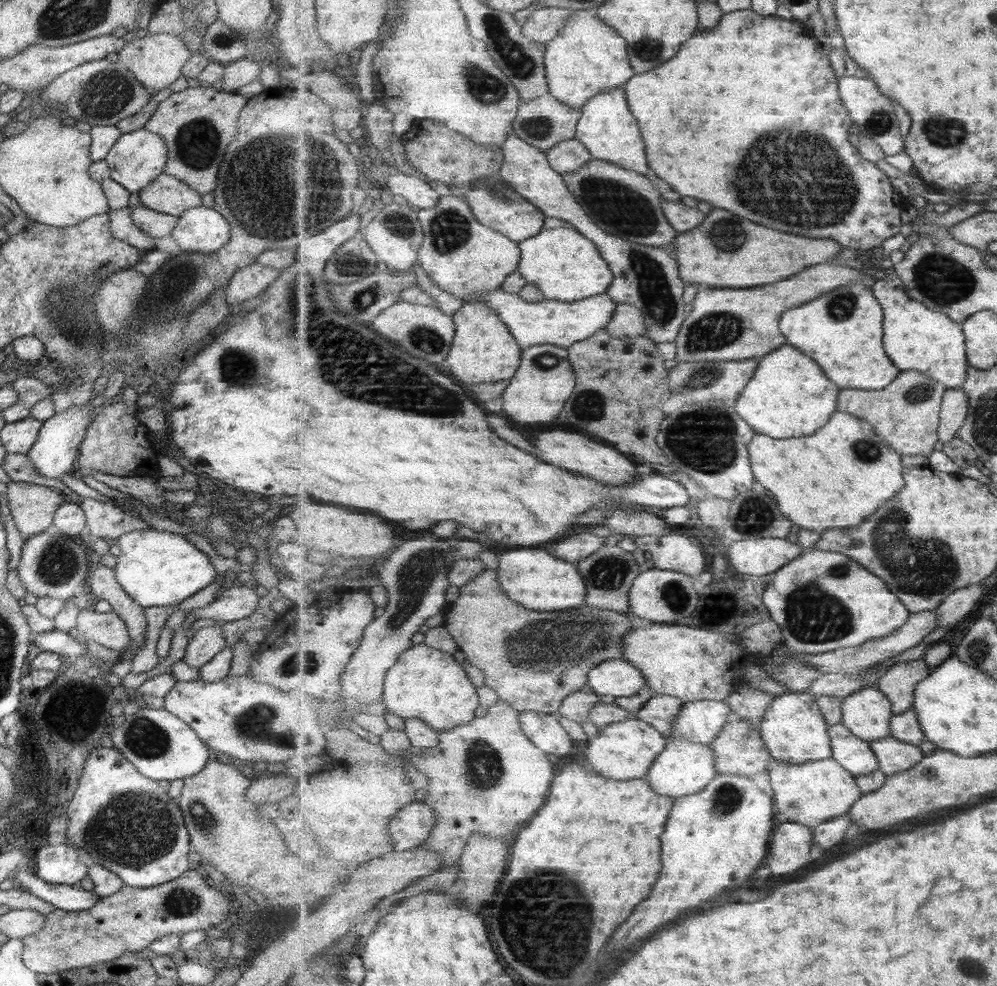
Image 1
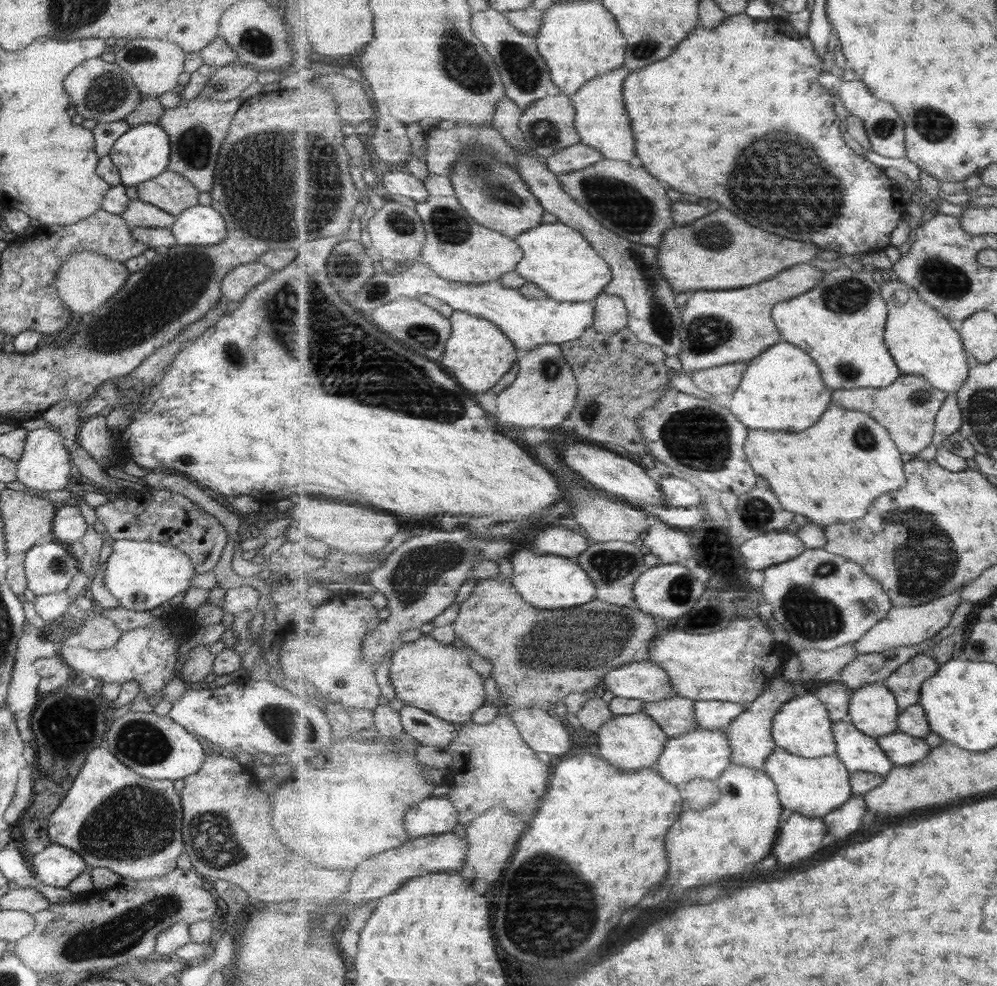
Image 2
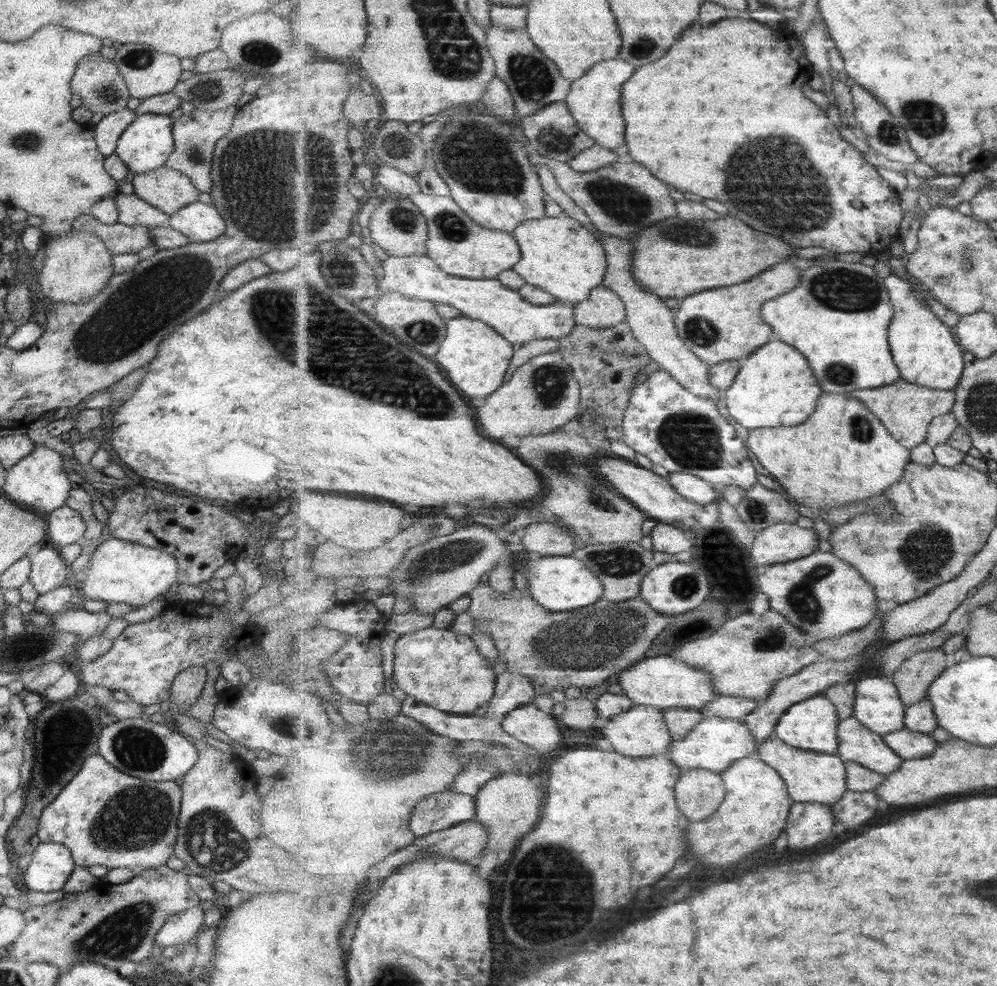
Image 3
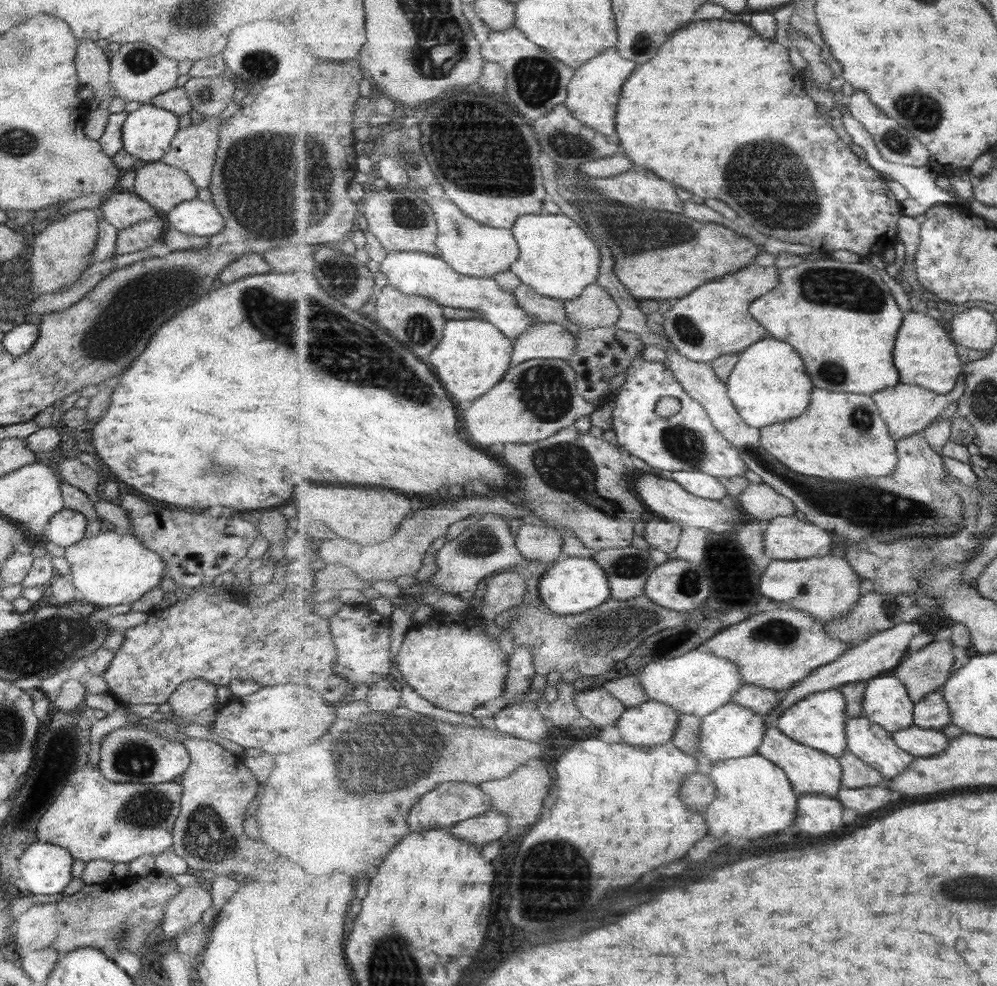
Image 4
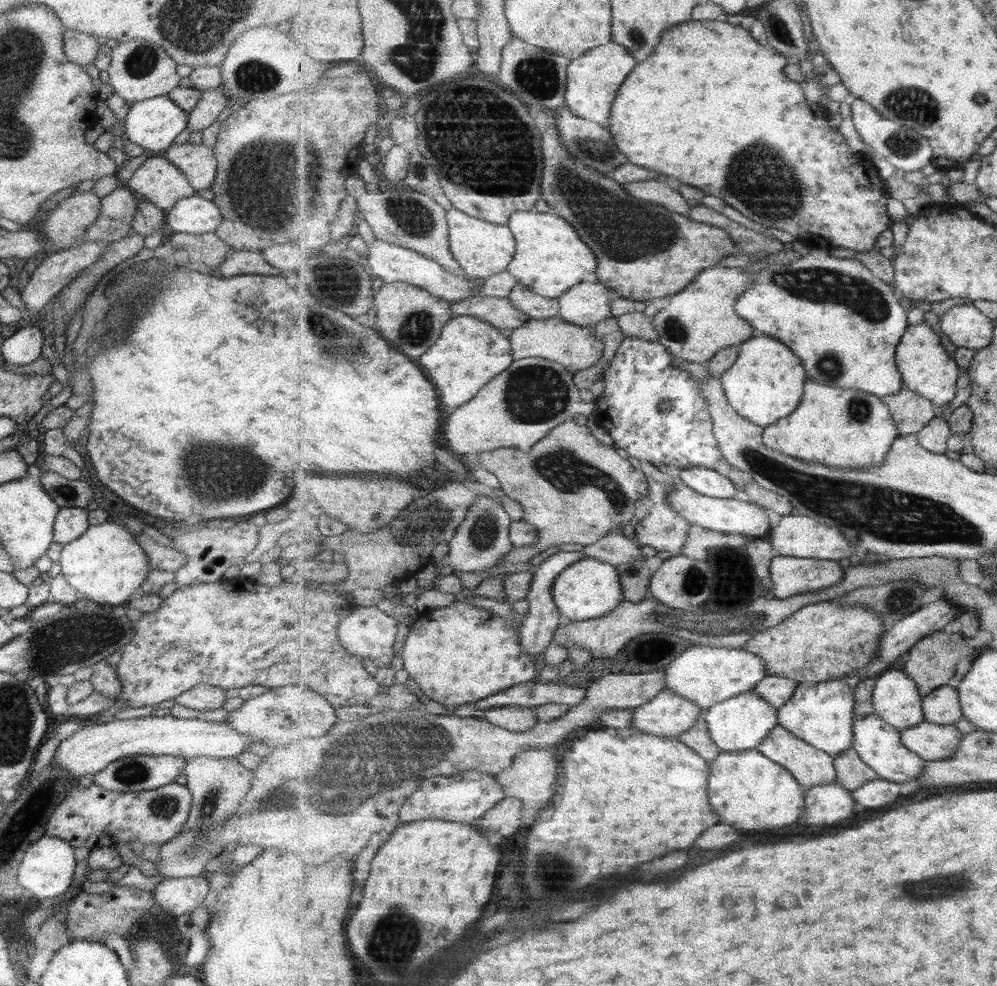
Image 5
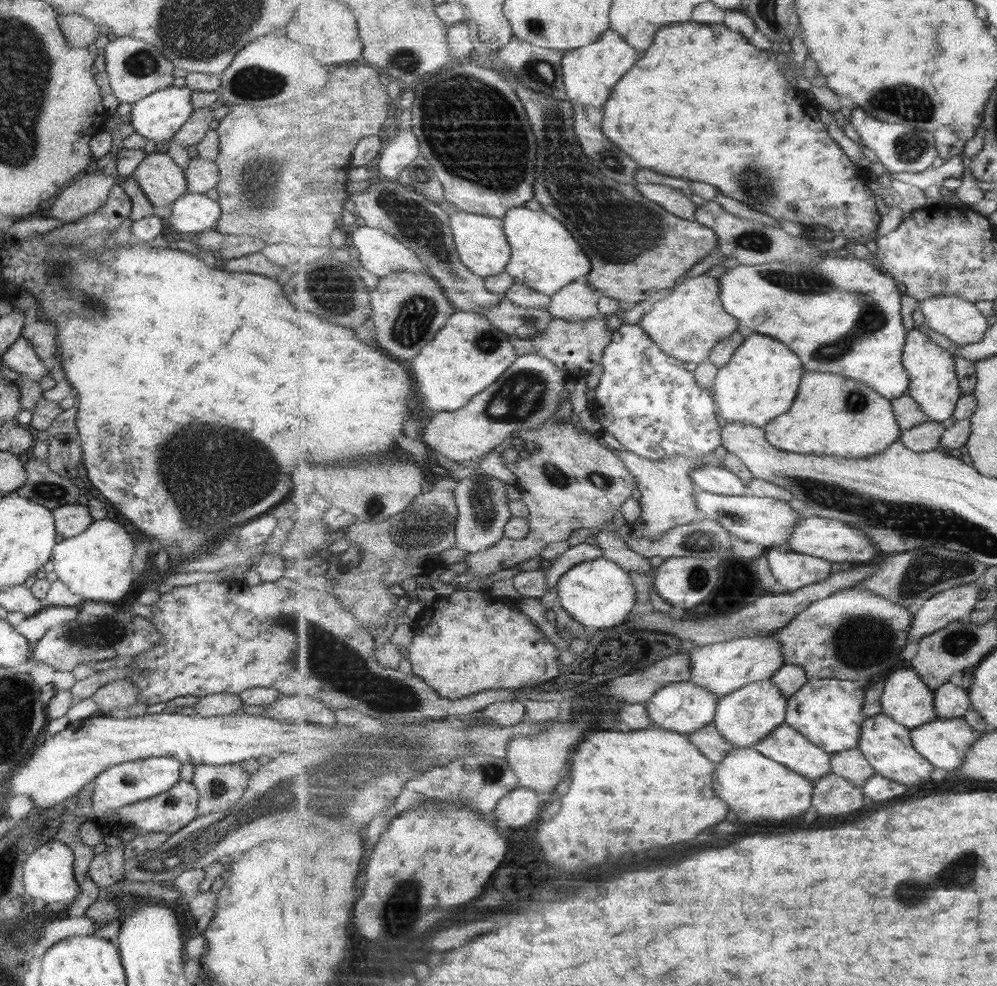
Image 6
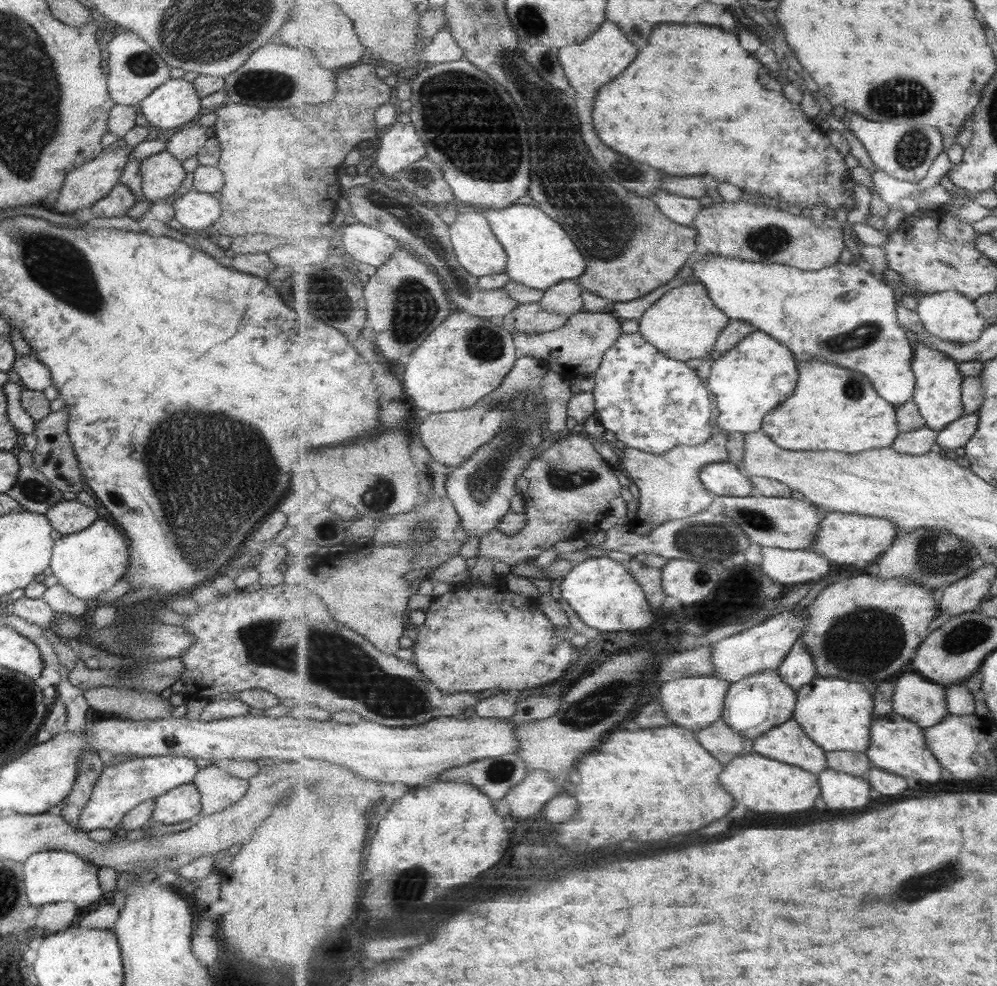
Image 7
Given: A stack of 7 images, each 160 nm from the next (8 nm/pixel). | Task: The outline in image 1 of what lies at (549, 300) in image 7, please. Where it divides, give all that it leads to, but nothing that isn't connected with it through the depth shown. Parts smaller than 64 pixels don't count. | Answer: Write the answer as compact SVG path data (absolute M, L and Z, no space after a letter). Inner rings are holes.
M618 303L614 318L605 330L620 339L633 339L647 336L644 314L633 304Z

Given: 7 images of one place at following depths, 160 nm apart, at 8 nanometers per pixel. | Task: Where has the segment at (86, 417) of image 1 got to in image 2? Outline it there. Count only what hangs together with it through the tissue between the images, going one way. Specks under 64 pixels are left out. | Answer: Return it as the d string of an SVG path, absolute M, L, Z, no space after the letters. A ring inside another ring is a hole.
M39 428L27 432L23 453L16 462L15 481L22 483L29 490L37 490L39 493L58 491L63 487L74 484L69 477L71 460L69 453L63 446L64 438L55 428Z

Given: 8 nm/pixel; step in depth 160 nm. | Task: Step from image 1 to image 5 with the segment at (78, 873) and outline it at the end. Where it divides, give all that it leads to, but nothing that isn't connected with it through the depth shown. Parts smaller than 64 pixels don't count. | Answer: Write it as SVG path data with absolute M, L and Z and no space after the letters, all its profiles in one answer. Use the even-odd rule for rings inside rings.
M43 835L25 851L17 869L17 884L21 885L27 896L39 898L37 901L61 896L72 885L75 862L71 845L53 836Z

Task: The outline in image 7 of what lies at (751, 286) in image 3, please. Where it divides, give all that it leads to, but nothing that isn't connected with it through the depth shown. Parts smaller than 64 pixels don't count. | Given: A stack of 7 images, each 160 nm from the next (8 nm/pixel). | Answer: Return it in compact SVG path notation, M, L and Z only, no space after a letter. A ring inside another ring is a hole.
M698 281L666 292L643 313L639 320L639 331L669 358L687 362L693 358L711 357L718 336L729 325L729 316L713 302L707 287Z

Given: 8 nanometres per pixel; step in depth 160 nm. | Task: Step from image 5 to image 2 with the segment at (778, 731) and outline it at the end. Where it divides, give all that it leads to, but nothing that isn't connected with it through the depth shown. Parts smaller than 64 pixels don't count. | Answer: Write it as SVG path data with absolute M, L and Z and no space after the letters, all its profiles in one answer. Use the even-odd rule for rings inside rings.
M776 745L774 752L766 760L765 771L778 786L782 806L793 813L825 817L826 814L842 808L855 795L850 781L851 772L836 754L819 758L805 758L791 754Z

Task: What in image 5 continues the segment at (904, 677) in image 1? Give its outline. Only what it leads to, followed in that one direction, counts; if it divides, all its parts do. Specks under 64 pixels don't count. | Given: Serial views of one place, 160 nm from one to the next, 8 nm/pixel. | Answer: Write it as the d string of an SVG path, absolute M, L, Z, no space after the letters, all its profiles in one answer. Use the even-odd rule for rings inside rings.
M935 632L931 636L922 639L908 652L908 659L904 662L903 670L918 683L922 696L931 694L940 686L949 684L949 680L955 676L955 666L961 658L969 654L974 659L981 650L967 650L965 646L967 638L960 632L943 633Z

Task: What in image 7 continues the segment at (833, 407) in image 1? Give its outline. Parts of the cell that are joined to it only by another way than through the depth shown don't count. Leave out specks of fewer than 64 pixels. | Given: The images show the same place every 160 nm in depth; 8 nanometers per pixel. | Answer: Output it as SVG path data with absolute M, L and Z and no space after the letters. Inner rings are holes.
M757 329L714 361L707 386L720 412L716 421L720 431L724 430L727 434L758 432L762 430L765 416L779 404L789 401L800 379L793 352L777 338Z

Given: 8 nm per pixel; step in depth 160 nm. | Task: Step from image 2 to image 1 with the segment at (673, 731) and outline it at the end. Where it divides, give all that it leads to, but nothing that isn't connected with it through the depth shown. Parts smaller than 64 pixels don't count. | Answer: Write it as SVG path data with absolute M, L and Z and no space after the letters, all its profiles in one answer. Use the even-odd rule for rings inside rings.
M654 694L635 714L636 718L654 726L663 736L672 738L674 720L686 703L670 694Z

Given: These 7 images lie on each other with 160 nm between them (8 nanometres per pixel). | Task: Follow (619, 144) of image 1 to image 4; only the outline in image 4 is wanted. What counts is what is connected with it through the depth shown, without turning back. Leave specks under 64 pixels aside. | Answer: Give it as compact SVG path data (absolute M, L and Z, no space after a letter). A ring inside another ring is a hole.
M616 47L609 48L599 57L591 59L575 70L576 73L568 86L569 97L564 103L581 122L605 136L611 136L615 134L615 126L617 126L617 122L615 122L617 104L619 104L623 86L635 68L637 68L637 64L619 56Z

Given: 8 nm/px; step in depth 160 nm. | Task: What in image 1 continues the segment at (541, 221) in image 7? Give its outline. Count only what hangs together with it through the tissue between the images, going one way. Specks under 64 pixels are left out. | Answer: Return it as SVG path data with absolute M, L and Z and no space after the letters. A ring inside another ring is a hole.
M573 226L543 229L518 245L522 250L518 271L529 283L536 284L549 300L577 302L606 293L614 281L610 264L599 247Z

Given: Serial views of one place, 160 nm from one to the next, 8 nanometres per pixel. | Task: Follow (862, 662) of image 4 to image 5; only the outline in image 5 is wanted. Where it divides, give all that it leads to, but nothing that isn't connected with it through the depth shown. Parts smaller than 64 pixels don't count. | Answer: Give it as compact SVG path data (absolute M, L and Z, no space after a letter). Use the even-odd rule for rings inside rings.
M945 598L923 605L884 632L878 648L878 658L885 662L908 653L919 641L943 630L949 622L958 618L960 609Z

